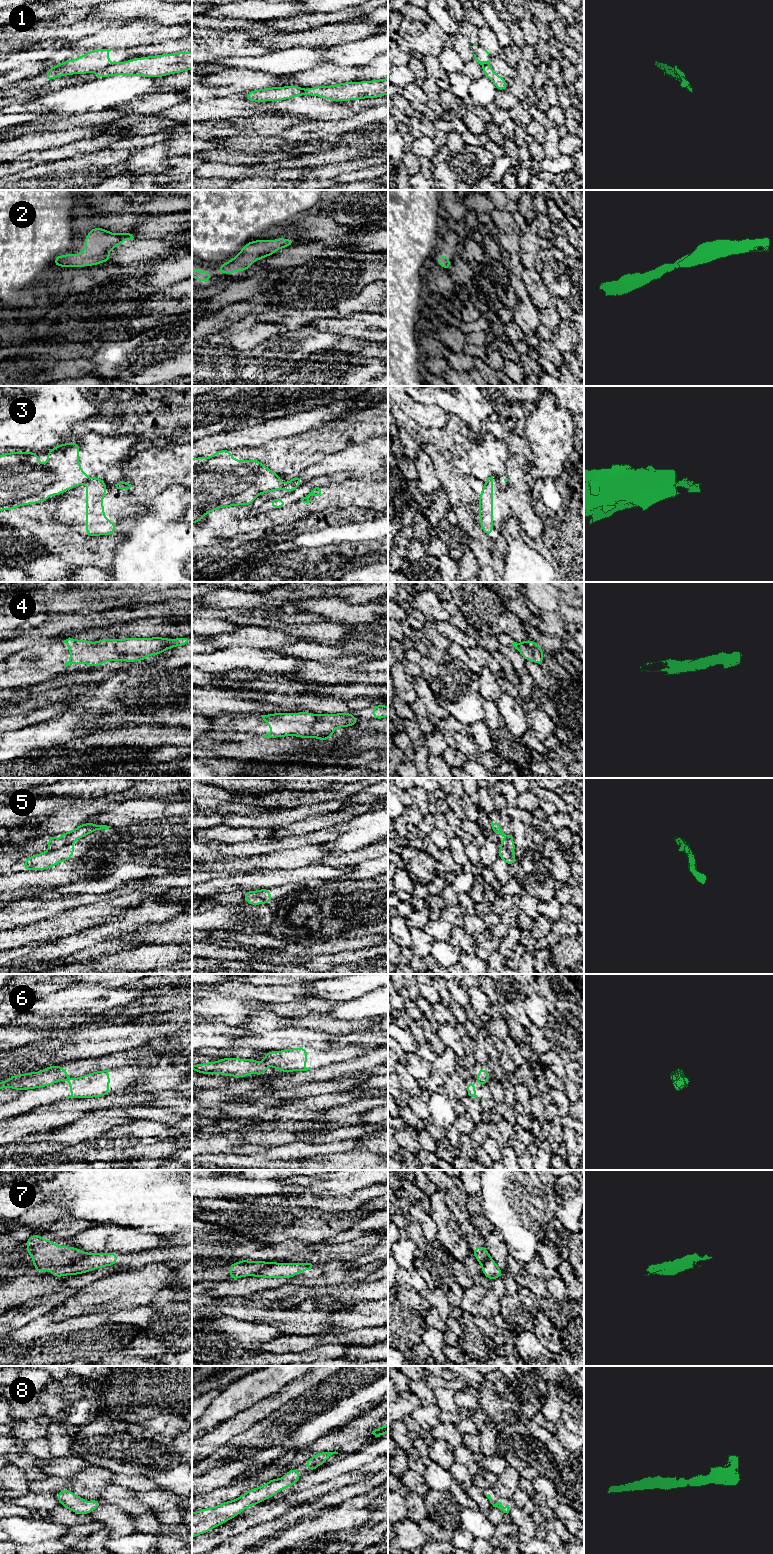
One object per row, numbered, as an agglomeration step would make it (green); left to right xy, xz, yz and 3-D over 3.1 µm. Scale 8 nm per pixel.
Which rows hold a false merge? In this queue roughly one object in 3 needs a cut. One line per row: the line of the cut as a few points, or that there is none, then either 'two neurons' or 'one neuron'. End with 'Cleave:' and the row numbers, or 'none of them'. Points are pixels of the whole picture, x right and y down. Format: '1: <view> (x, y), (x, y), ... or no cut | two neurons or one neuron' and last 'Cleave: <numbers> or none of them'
1: xy (119, 62), (108, 65), (98, 71) | two neurons
2: no cut | one neuron
3: xz (285, 484), (280, 488) | two neurons
4: no cut | one neuron
5: xy (69, 843), (48, 851) | two neurons
6: xz (262, 1062), (265, 1066) | two neurons
7: xy (88, 1253), (70, 1263), (50, 1269) | two neurons
8: no cut | one neuron
Cleave: 1, 3, 5, 6, 7

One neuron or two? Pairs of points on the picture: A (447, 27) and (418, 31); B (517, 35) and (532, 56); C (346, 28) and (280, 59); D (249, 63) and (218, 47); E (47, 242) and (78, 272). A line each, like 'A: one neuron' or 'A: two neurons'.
A: two neurons
B: one neuron
C: two neurons
D: two neurons
E: two neurons

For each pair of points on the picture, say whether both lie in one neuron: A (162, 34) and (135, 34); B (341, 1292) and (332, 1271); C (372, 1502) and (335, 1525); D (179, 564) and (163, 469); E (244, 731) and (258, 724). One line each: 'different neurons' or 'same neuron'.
A: same neuron
B: different neurons
C: same neuron
D: different neurons
E: same neuron

